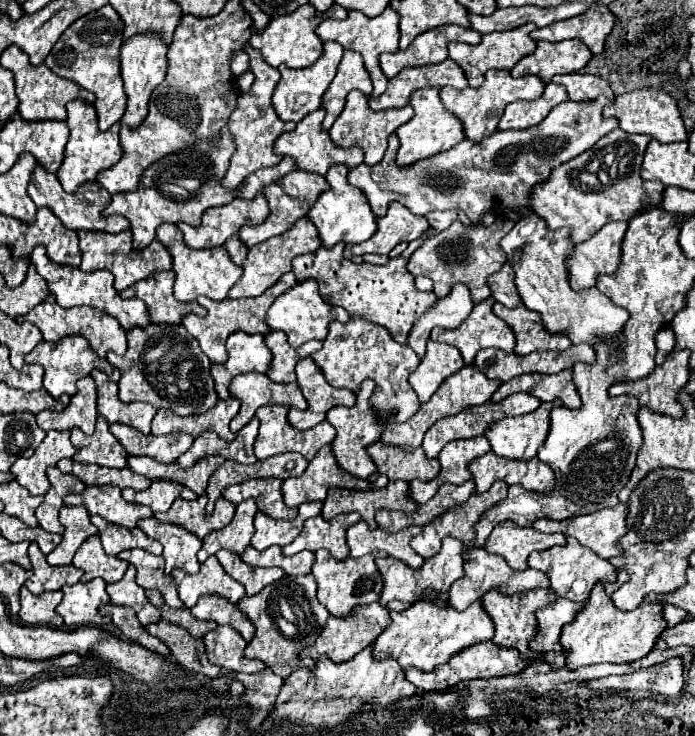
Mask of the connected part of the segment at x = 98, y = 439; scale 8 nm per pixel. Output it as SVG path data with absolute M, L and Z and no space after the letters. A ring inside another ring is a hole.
M98 417L96 431L90 437L84 435L80 429L72 429L70 433L72 433L70 441L78 449L74 459L78 459L80 463L94 463L94 465L116 467L116 469L126 467L128 453L118 443L118 439L110 433L106 419Z

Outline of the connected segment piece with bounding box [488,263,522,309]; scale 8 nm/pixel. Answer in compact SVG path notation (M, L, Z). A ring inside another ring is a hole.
M508 263L498 273L494 273L488 283L490 283L490 289L494 293L494 299L498 303L502 303L504 307L514 309L514 307L522 305L522 299L518 297L518 289L514 285L514 271Z

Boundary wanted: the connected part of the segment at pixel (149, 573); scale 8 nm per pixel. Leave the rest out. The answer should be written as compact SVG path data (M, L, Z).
M144 549L122 551L118 557L136 567L136 581L142 589L158 589L162 593L166 605L176 607L176 609L186 607L178 597L178 591L176 591L176 585L174 585L172 577L164 575L162 557L156 557L148 551L144 551Z

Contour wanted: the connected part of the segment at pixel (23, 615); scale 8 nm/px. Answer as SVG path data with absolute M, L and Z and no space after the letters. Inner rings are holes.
M26 587L20 589L20 619L26 625L50 625L50 627L62 627L64 621L56 613L58 603L62 601L60 591L48 591L42 595L32 595Z

